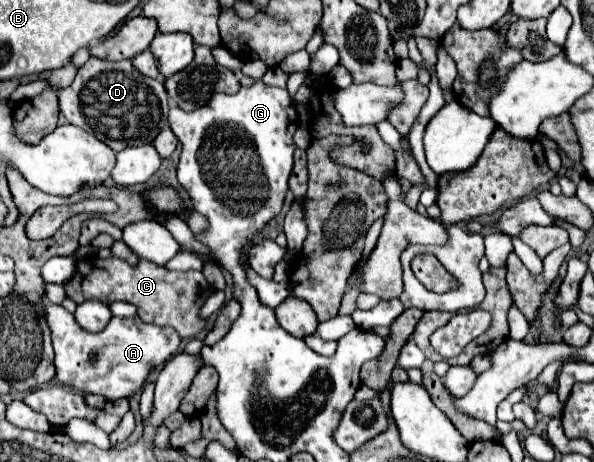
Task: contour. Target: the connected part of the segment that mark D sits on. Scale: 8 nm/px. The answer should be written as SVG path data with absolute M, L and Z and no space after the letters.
M92 56L84 66L80 66L74 82L68 88L58 88L56 94L60 102L60 112L66 116L66 120L78 128L84 128L86 132L92 132L92 136L106 142L114 152L120 152L128 146L150 144L168 122L168 96L164 84L154 78L142 76L132 66L132 60L112 62Z

